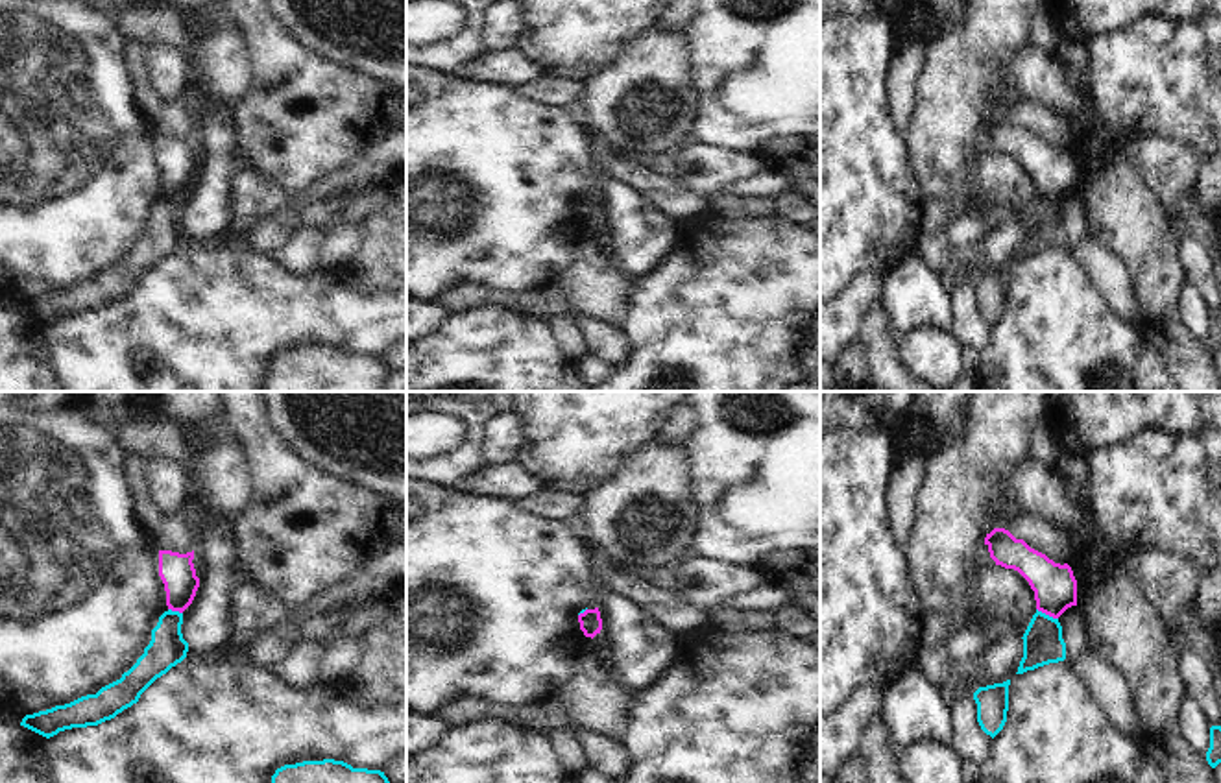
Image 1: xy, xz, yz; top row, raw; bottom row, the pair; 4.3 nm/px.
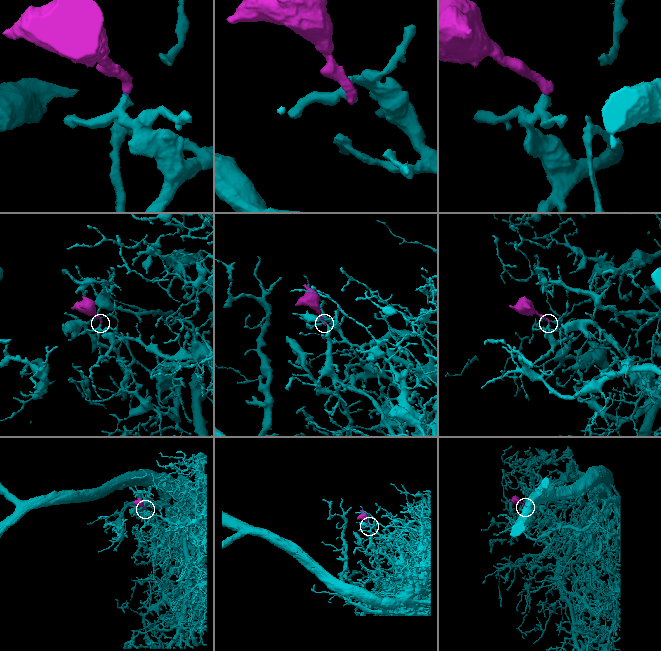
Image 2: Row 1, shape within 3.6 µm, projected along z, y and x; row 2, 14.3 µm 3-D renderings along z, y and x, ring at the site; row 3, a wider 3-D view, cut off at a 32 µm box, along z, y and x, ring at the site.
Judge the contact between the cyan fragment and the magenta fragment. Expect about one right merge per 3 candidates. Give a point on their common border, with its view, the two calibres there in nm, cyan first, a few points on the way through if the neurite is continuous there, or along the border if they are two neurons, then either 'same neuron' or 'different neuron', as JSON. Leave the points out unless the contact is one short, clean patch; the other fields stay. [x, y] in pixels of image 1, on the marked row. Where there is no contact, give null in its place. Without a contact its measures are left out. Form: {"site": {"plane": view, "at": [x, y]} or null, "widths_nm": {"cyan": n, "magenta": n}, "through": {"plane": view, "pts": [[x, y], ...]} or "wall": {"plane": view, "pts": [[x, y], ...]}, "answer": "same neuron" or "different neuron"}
{"site": {"plane": "yz", "at": [1048, 615]}, "widths_nm": {"cyan": 180, "magenta": 190}, "wall": {"plane": "yz", "pts": [[1037, 608], [1057, 619]]}, "answer": "different neuron"}

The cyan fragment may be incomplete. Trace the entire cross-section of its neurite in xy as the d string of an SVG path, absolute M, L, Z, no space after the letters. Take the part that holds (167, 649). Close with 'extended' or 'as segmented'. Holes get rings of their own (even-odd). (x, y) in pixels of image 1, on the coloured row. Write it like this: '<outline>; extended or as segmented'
M164 611L151 630L151 641L137 663L120 680L96 694L70 704L26 715L20 726L50 739L72 728L98 726L139 702L140 694L172 667L187 657L188 643L181 633L183 613Z; as segmented

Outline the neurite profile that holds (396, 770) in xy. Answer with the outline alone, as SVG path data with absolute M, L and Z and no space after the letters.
M399 753L392 759L382 772L390 783L406 783L406 753Z

